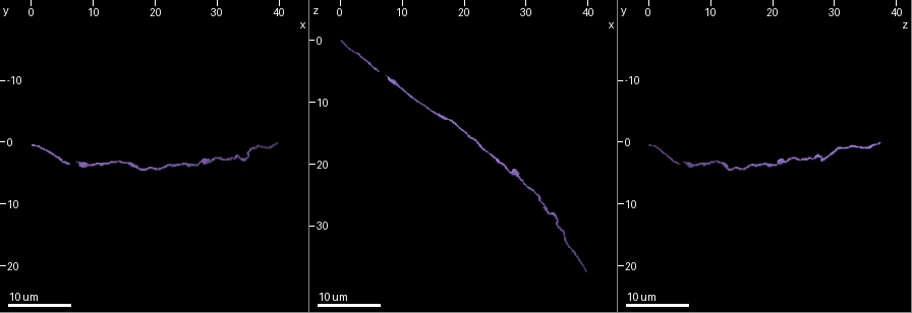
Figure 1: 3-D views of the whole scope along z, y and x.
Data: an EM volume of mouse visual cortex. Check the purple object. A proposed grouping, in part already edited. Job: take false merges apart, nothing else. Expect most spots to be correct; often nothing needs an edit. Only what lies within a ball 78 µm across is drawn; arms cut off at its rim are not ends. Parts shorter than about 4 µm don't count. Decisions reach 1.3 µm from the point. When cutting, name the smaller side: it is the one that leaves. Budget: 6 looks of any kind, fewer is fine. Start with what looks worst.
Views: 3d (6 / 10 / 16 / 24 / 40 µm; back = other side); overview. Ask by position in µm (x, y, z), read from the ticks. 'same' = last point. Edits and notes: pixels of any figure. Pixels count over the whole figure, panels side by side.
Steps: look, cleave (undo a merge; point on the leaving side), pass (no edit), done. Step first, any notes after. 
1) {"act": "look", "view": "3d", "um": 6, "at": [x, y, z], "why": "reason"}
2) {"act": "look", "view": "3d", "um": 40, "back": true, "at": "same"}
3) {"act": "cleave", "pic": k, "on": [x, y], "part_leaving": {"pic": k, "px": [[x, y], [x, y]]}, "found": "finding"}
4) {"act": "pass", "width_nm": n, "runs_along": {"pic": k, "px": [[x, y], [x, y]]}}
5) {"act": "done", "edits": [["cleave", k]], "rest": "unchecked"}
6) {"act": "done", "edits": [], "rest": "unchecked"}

{"act": "look", "view": "3d", "um": 24, "at": [9.5, 4.0, 7.5]}

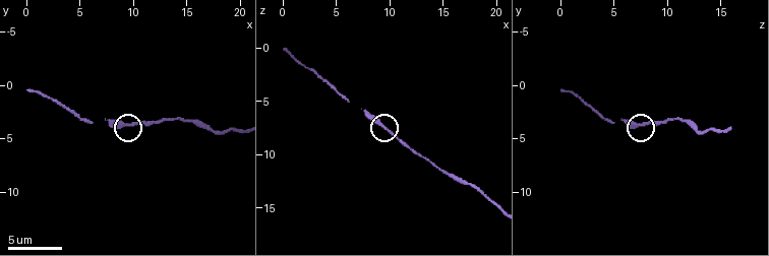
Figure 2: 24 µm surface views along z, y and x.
{"act": "look", "view": "3d", "um": 6, "at": [9.6, 3.8, 7.2]}

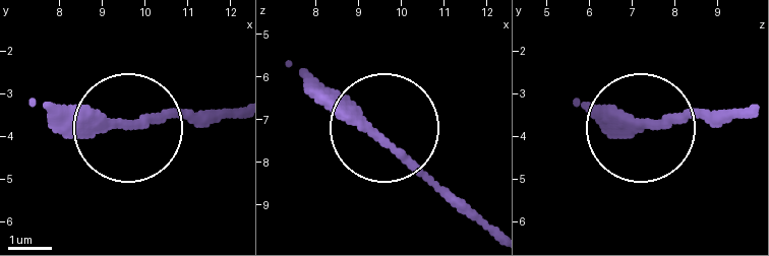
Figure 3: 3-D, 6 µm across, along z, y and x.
{"act": "pass", "found": "continuous, no second neuron"}

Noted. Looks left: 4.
{"act": "look", "view": "3d", "um": 24, "at": [34.5, 3.0, 28.0], "why": "thick turns thin"}

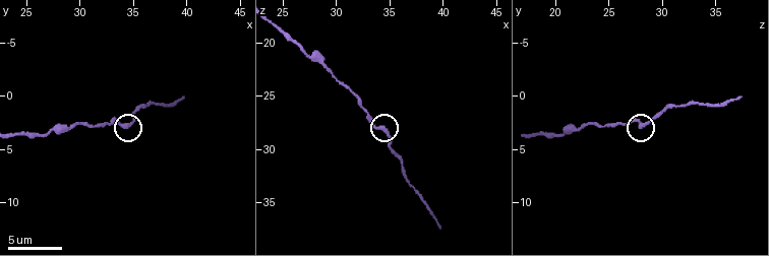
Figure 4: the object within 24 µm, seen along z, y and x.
{"act": "look", "view": "3d", "um": 10, "at": [34.4, 2.6, 28.0]}

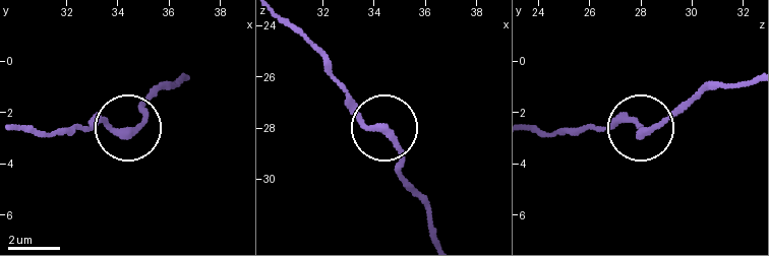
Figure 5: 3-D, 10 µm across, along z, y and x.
{"act": "pass", "runs_along": {"pic": 5, "px": [[283, 19], [316, 50], [355, 115], [395, 148], [412, 185]]}, "found": "continuous, no second neuron"}

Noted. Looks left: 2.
{"act": "look", "view": "3d", "um": 24, "at": [22.0, 3.5, 17.0]}

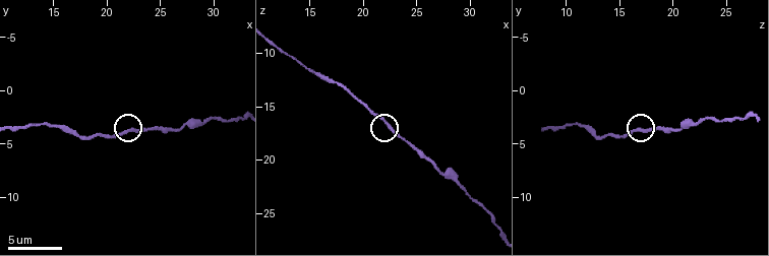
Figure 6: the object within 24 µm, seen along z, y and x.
{"act": "look", "view": "3d", "um": 10, "at": [22.0, 3.6, 16.6]}

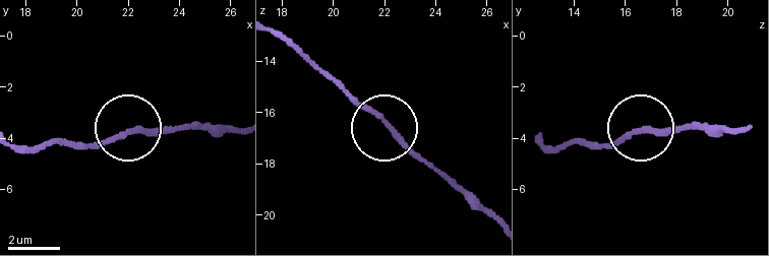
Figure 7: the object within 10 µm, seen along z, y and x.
{"act": "pass", "width_nm": 190, "runs_along": {"pic": 7, "px": [[638, 130], [695, 130]]}, "found": "one neuron here"}

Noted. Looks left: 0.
{"act": "done", "edits": [], "rest": "unchecked"}

